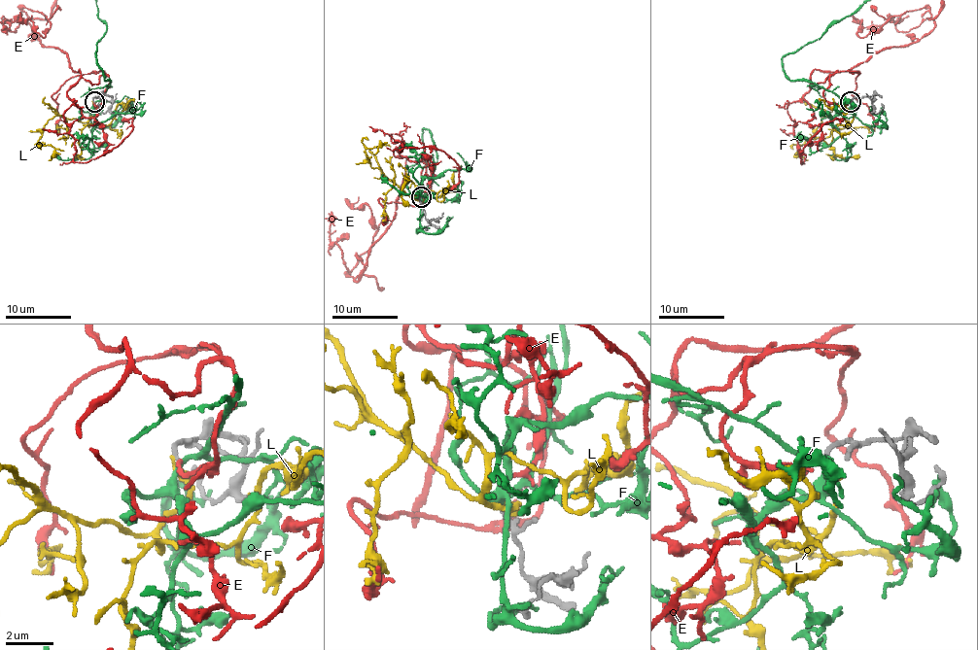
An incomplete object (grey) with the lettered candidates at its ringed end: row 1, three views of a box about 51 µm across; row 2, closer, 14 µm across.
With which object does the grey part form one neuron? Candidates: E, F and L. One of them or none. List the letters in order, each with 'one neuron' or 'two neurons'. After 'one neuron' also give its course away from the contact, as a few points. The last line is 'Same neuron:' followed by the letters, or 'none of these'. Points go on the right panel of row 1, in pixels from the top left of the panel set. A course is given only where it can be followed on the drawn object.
E: one neuron
F: two neurons
L: two neurons
Same neuron: E

